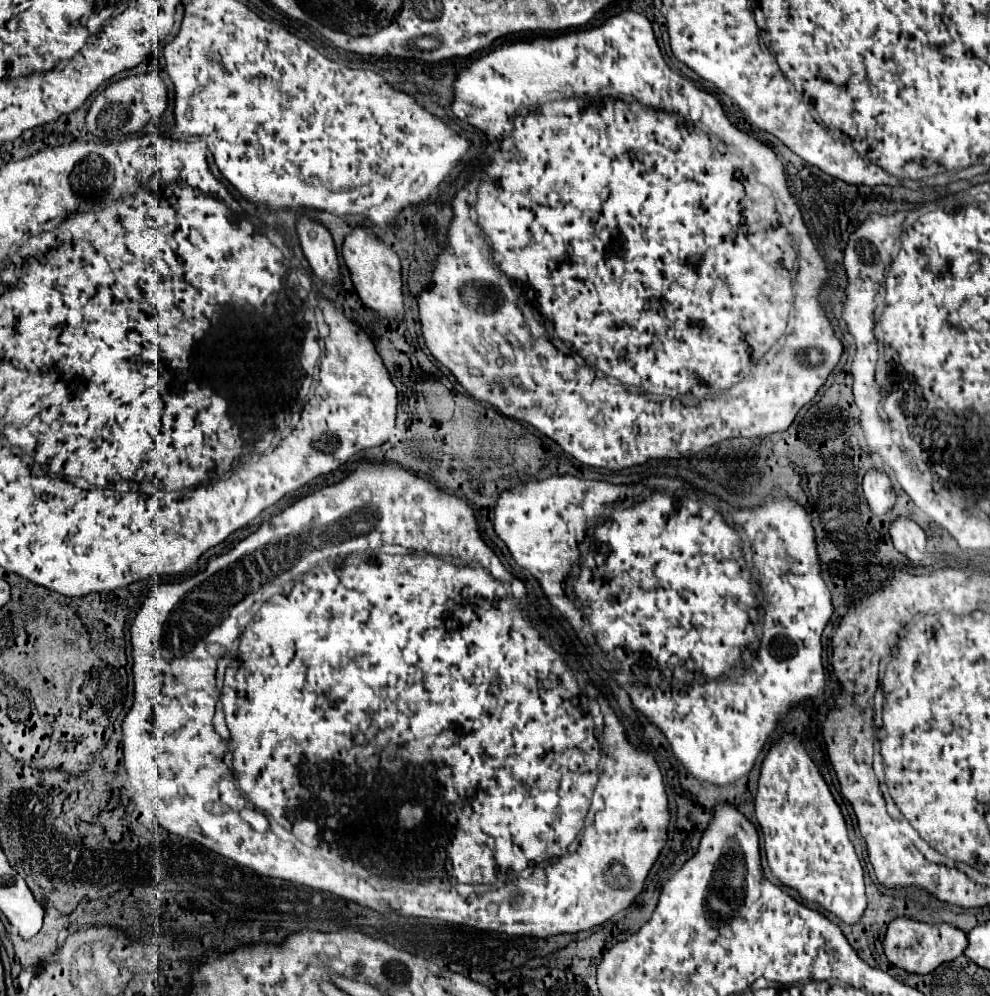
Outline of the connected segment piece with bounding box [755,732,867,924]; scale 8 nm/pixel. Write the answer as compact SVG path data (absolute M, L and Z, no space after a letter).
M781 734L763 758L755 814L763 830L767 862L773 874L785 886L833 912L845 924L857 924L867 906L863 868L847 838L843 814L827 782L801 742L795 740L795 734Z

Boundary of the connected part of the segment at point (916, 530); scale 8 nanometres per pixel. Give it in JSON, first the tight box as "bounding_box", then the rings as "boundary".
{"bounding_box":[889,516,927,564],"boundary":[[[897,516],[895,520],[891,520],[889,522],[889,536],[893,540],[893,546],[901,554],[905,554],[911,562],[919,564],[925,558],[925,546],[927,546],[925,532],[911,518]]]}

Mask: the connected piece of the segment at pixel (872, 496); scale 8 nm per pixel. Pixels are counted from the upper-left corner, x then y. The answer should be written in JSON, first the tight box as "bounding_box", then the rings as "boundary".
{"bounding_box":[863,468,895,516],"boundary":[[[871,468],[863,478],[863,490],[873,514],[883,516],[893,508],[895,492],[893,492],[889,476],[883,470]]]}

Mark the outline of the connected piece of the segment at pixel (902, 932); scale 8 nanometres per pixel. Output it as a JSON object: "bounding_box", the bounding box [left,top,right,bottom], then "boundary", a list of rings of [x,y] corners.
{"bounding_box":[883,918,967,974],"boundary":[[[895,918],[885,934],[883,940],[883,950],[887,960],[911,974],[929,974],[937,966],[951,962],[959,958],[967,948],[967,936],[959,928],[953,928],[949,924],[939,924],[939,926],[929,926],[923,922],[913,922],[909,918]]]}

